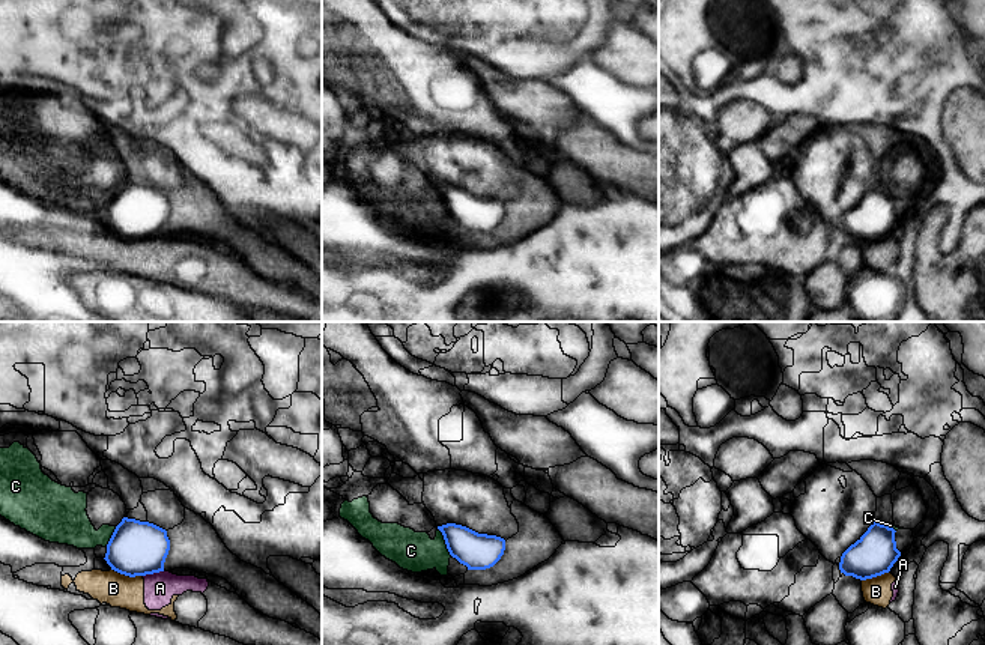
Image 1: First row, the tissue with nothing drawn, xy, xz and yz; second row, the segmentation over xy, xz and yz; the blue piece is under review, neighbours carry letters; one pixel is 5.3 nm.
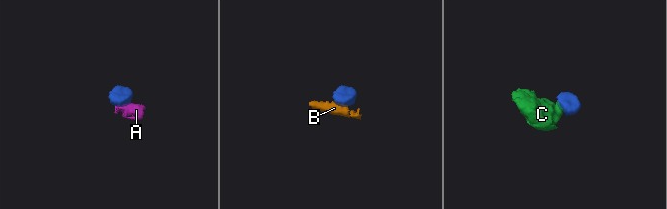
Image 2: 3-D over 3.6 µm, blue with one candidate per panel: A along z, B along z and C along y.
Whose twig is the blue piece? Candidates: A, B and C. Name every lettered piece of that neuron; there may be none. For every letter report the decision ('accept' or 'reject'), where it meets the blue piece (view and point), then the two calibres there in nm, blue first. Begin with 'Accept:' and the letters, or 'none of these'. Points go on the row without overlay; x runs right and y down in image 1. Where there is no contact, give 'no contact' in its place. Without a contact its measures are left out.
Accept: C
A: reject; meets blue in xy at (154, 235); 300 nm thick on the blue side, 160 nm on the other
B: reject; meets blue in xy at (127, 238); 300 nm thick on the blue side, 180 nm on the other
C: accept; meets blue in xz at (445, 205); 190 nm thick on the blue side, 220 nm on the other

